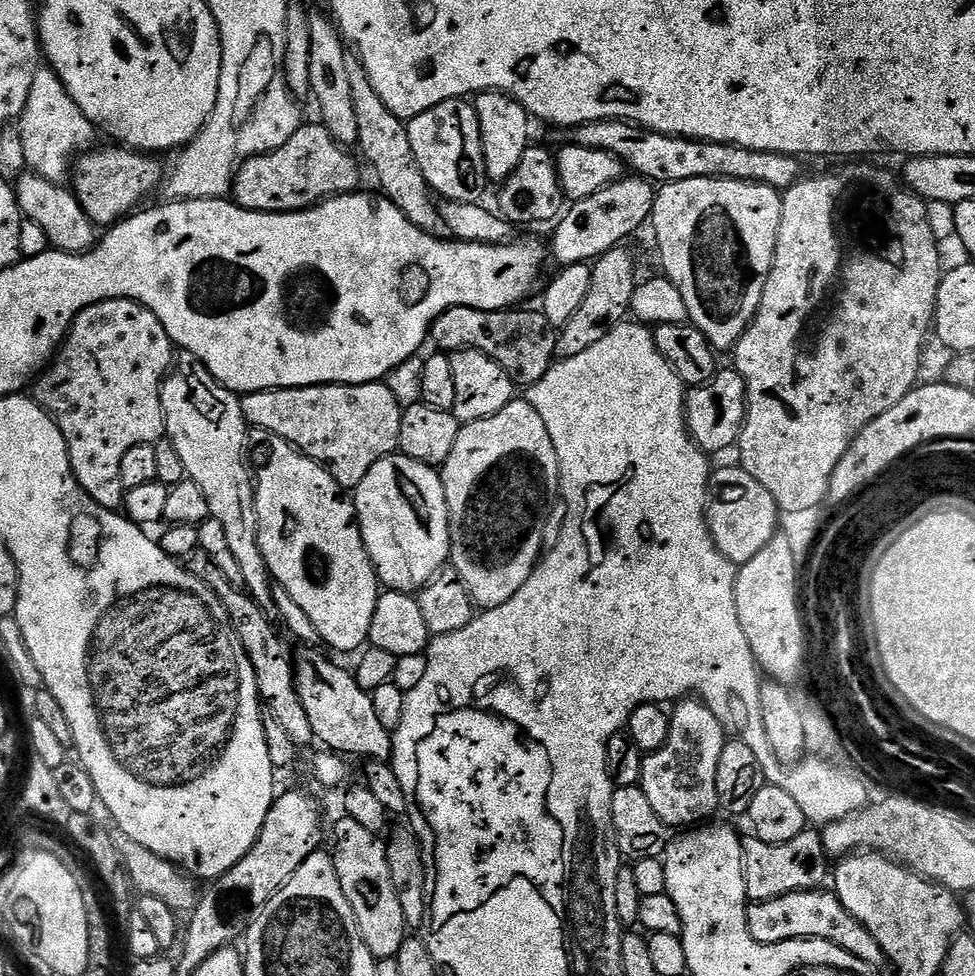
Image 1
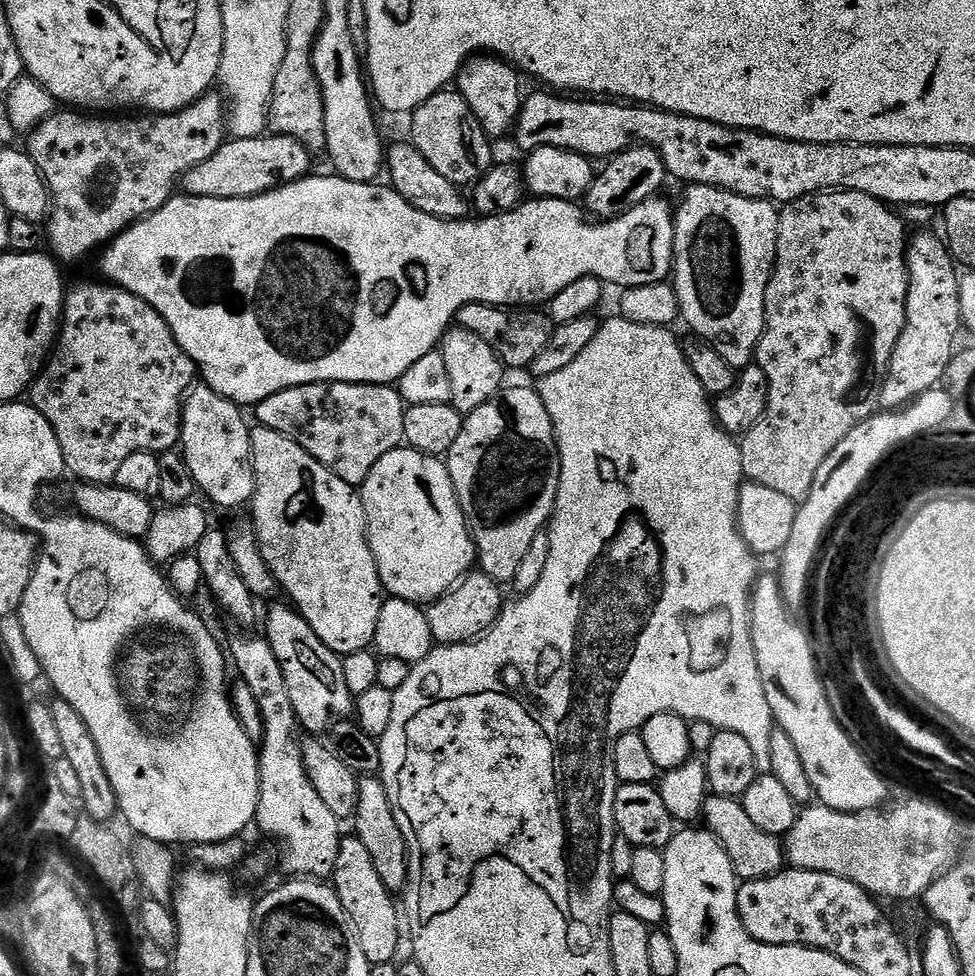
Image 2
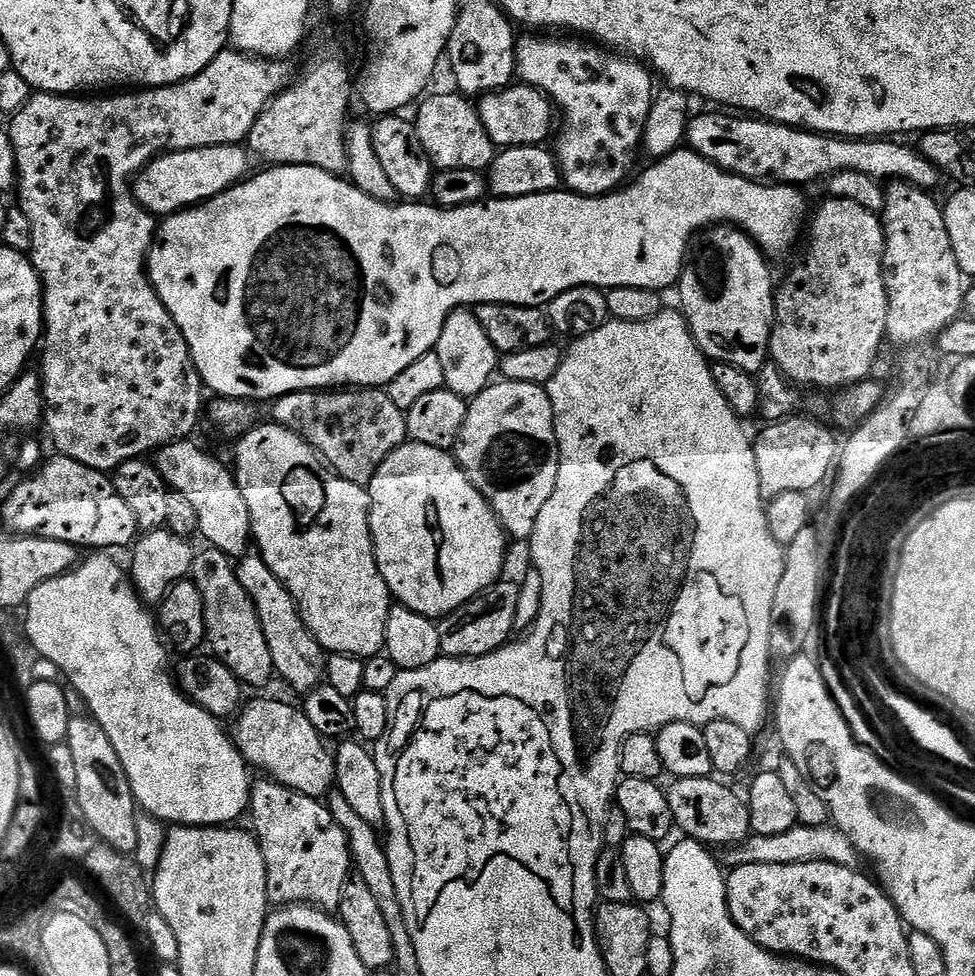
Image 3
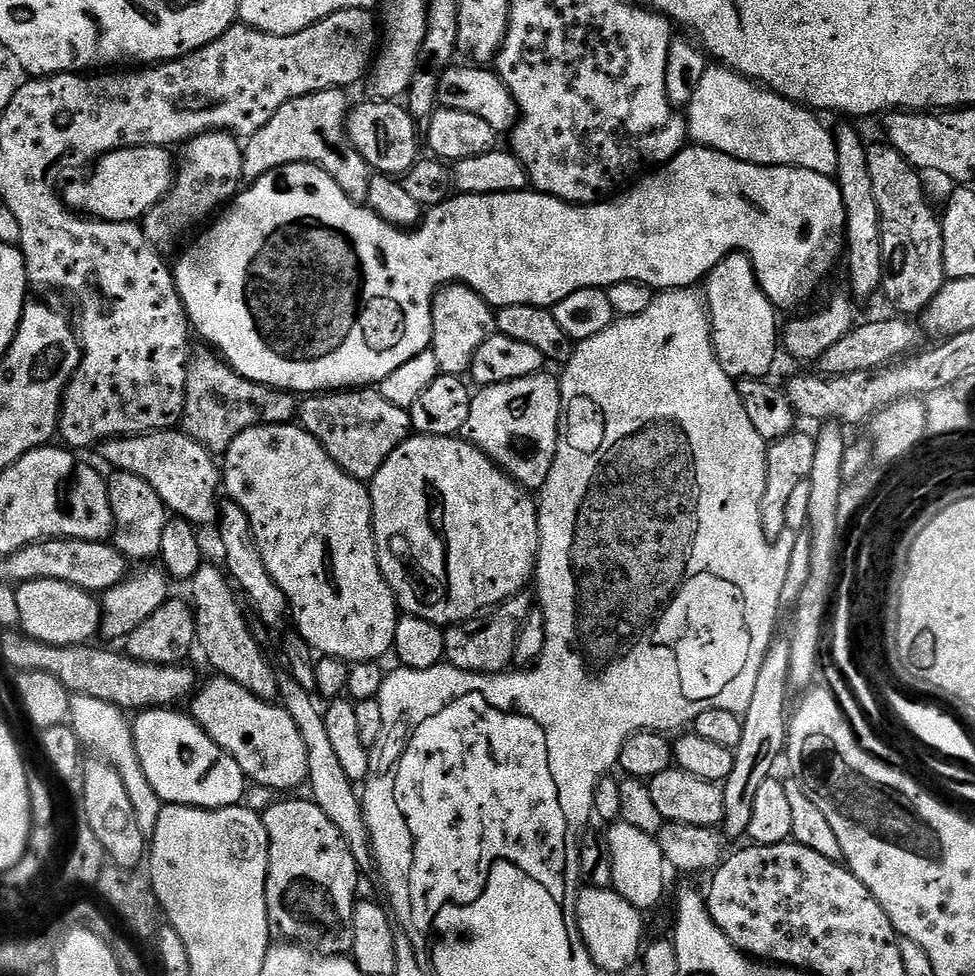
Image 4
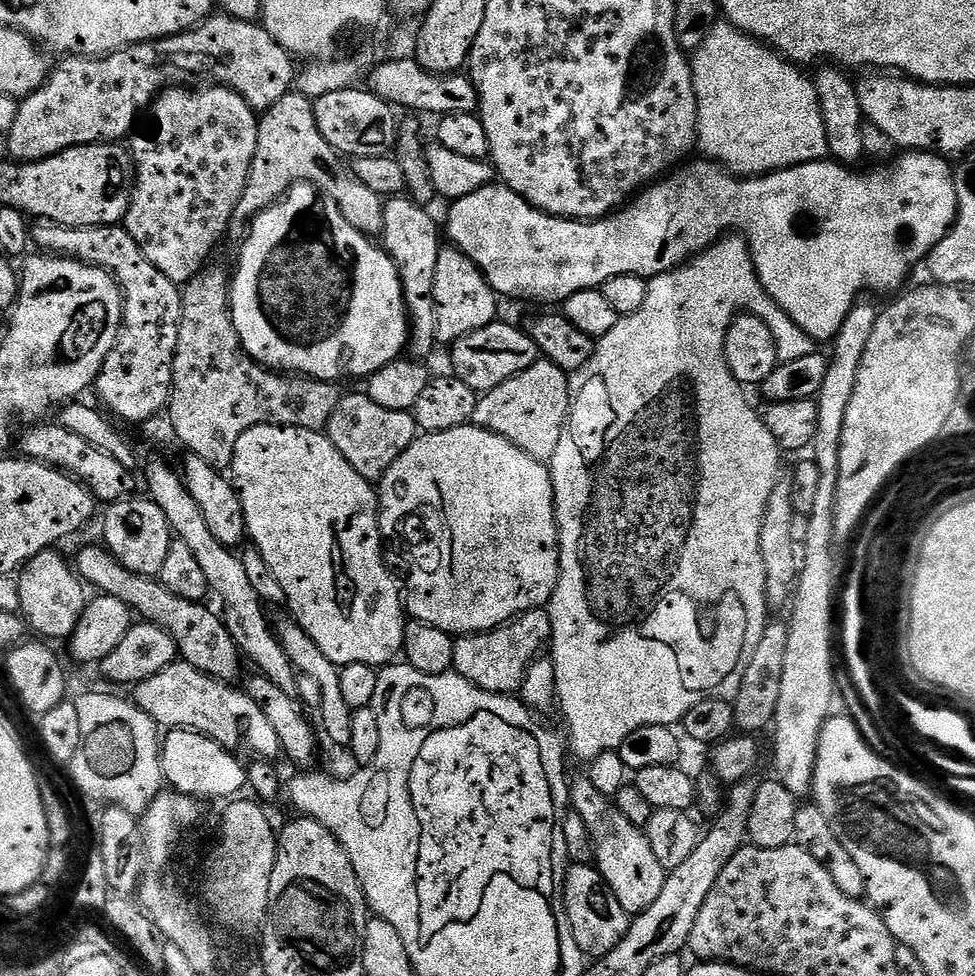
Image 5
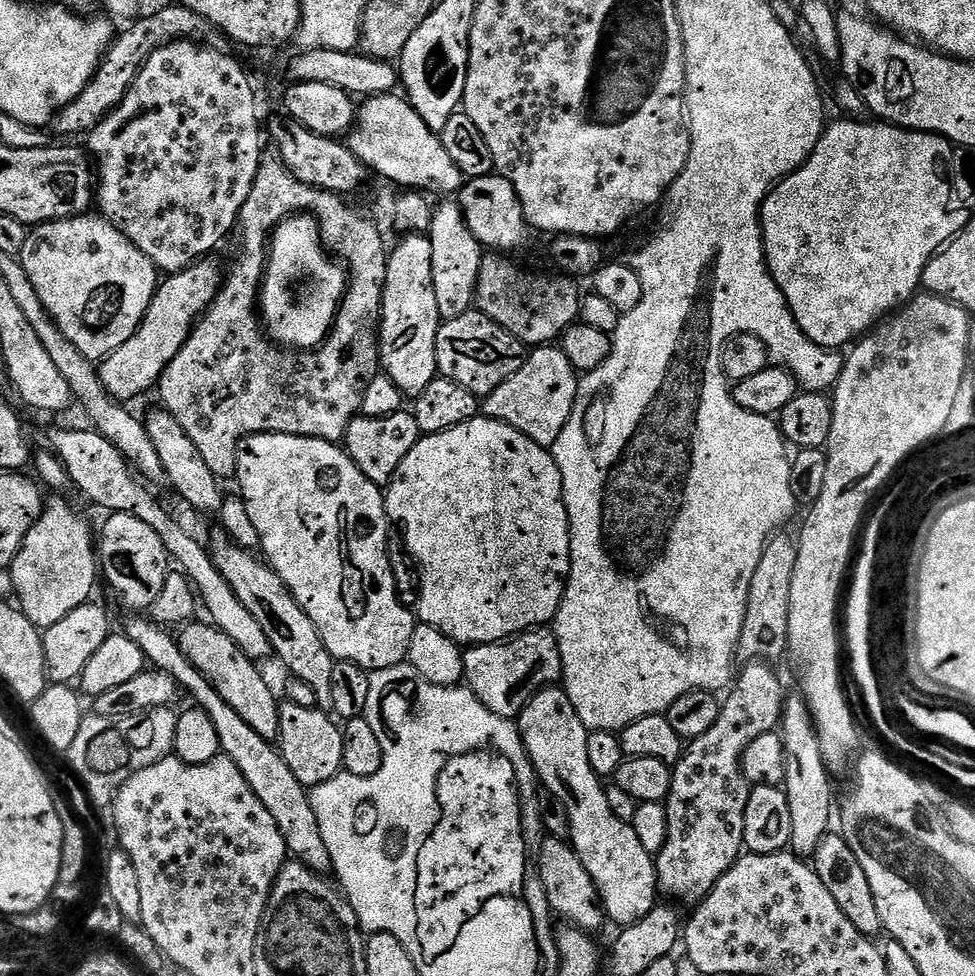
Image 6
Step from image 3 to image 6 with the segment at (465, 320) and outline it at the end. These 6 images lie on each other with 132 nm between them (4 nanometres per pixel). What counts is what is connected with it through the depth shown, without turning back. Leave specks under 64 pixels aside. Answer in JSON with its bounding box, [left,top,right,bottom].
[428,200,486,321]

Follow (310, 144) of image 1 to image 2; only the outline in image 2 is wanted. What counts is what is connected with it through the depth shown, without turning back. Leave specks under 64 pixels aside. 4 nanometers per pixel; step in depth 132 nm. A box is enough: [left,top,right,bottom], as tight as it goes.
[182,134,313,198]

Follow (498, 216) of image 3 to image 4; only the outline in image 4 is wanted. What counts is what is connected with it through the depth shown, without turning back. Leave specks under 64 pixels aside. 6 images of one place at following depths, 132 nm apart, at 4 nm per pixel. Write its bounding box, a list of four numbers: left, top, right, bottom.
[172,146,848,394]

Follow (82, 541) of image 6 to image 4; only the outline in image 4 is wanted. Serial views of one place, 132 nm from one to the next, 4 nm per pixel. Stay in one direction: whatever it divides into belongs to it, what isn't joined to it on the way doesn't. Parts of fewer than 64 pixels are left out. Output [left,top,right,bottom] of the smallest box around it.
[16,580,100,644]

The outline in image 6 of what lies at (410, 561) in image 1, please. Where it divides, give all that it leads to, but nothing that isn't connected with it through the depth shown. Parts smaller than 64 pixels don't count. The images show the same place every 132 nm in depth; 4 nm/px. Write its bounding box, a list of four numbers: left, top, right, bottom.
[384,414,570,646]

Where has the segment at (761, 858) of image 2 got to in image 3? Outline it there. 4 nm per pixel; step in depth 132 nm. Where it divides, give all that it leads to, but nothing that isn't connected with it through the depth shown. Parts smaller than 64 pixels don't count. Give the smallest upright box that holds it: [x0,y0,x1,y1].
[666,776,752,846]

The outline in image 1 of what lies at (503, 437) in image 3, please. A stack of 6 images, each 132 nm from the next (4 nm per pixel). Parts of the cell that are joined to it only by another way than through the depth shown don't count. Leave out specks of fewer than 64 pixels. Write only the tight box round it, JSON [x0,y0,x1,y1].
[439,398,560,609]

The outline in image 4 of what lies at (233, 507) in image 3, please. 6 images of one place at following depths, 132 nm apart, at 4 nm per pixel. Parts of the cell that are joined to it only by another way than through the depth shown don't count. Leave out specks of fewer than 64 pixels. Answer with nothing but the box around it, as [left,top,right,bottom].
[98,430,222,526]

